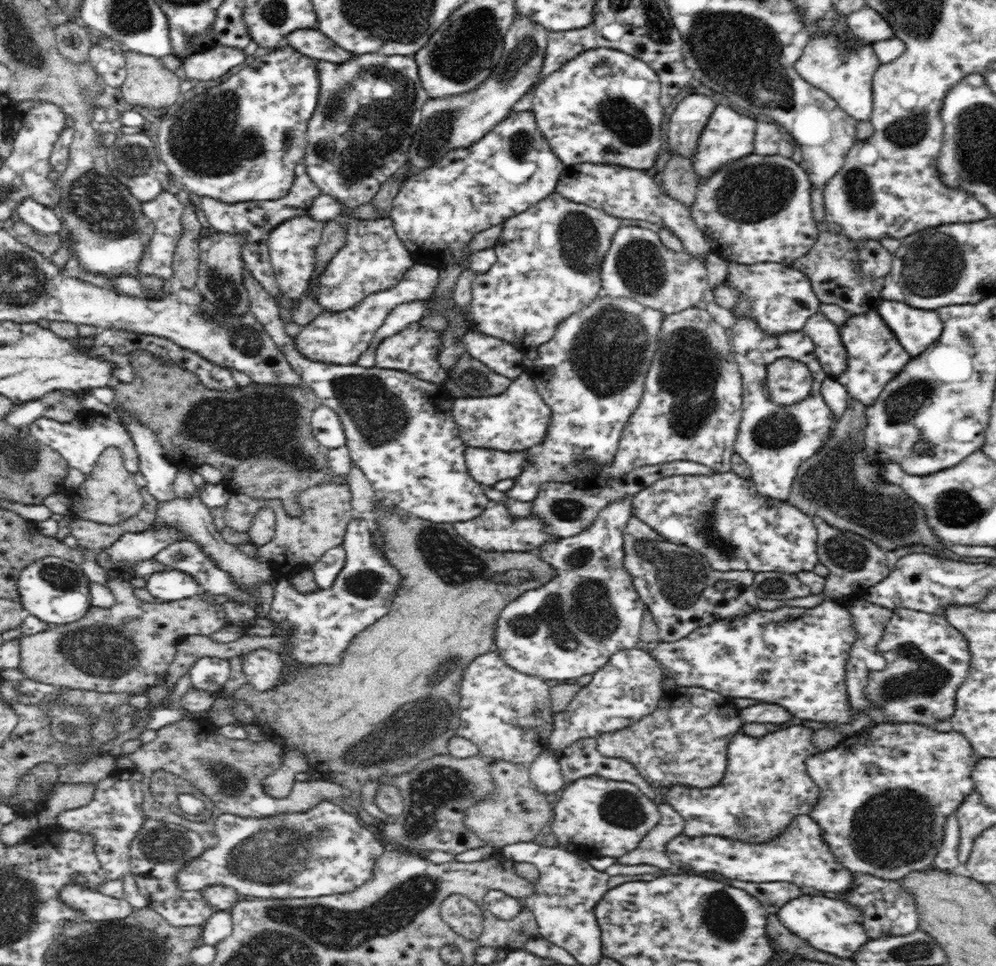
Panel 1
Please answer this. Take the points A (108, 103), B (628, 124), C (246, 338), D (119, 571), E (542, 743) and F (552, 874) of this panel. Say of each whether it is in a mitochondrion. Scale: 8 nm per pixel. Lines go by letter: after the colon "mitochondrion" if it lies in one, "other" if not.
A: other
B: mitochondrion
C: mitochondrion
D: other
E: other
F: other

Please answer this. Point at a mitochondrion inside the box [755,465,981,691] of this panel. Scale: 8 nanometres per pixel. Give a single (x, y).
(846, 552)

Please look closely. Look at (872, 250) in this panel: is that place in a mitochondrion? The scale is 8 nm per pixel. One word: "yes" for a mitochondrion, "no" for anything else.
no

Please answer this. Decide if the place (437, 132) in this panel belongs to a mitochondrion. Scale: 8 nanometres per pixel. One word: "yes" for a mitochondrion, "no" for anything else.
yes

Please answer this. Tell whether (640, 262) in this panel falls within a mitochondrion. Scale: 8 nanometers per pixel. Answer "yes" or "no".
yes

